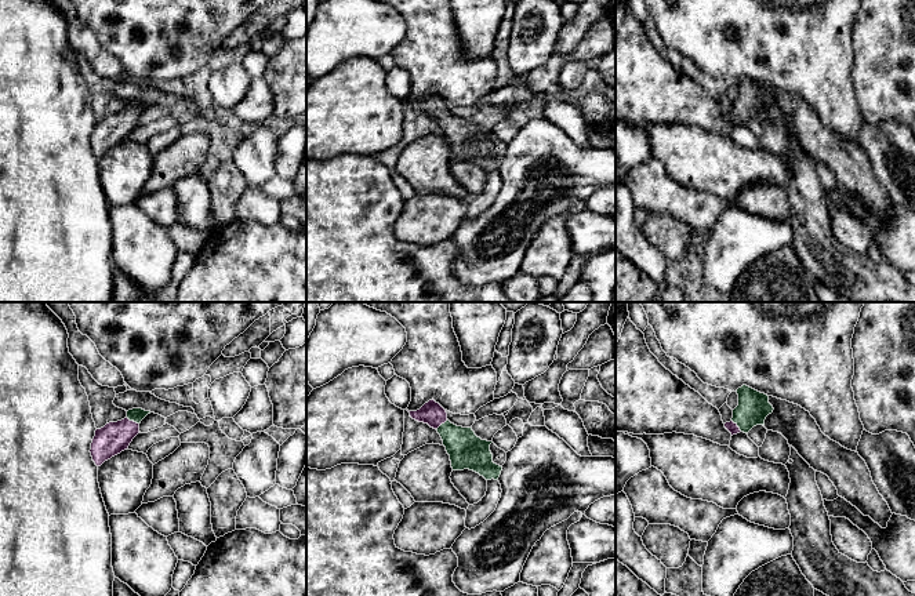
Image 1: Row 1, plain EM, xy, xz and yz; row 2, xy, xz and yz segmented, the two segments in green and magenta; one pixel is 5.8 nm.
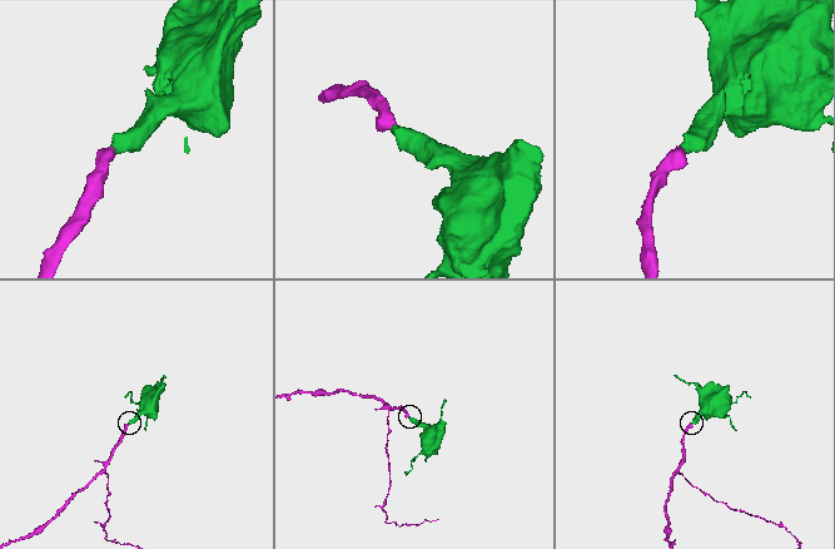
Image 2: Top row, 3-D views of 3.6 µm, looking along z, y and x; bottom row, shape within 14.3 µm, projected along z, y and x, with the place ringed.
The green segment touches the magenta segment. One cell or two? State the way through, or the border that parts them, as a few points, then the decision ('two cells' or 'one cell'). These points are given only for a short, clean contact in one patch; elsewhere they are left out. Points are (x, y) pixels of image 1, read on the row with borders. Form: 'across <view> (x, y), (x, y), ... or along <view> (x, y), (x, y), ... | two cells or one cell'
across yz (754, 407), (737, 425), (730, 426) | one cell

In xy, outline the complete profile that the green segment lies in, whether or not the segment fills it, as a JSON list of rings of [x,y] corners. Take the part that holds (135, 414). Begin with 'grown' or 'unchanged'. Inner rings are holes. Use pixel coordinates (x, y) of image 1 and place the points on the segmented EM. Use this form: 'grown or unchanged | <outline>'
grown | [[[142,408],[127,411],[127,417],[117,422],[109,422],[95,430],[91,443],[91,457],[97,466],[127,450],[132,439],[139,433],[141,421],[150,414]]]

